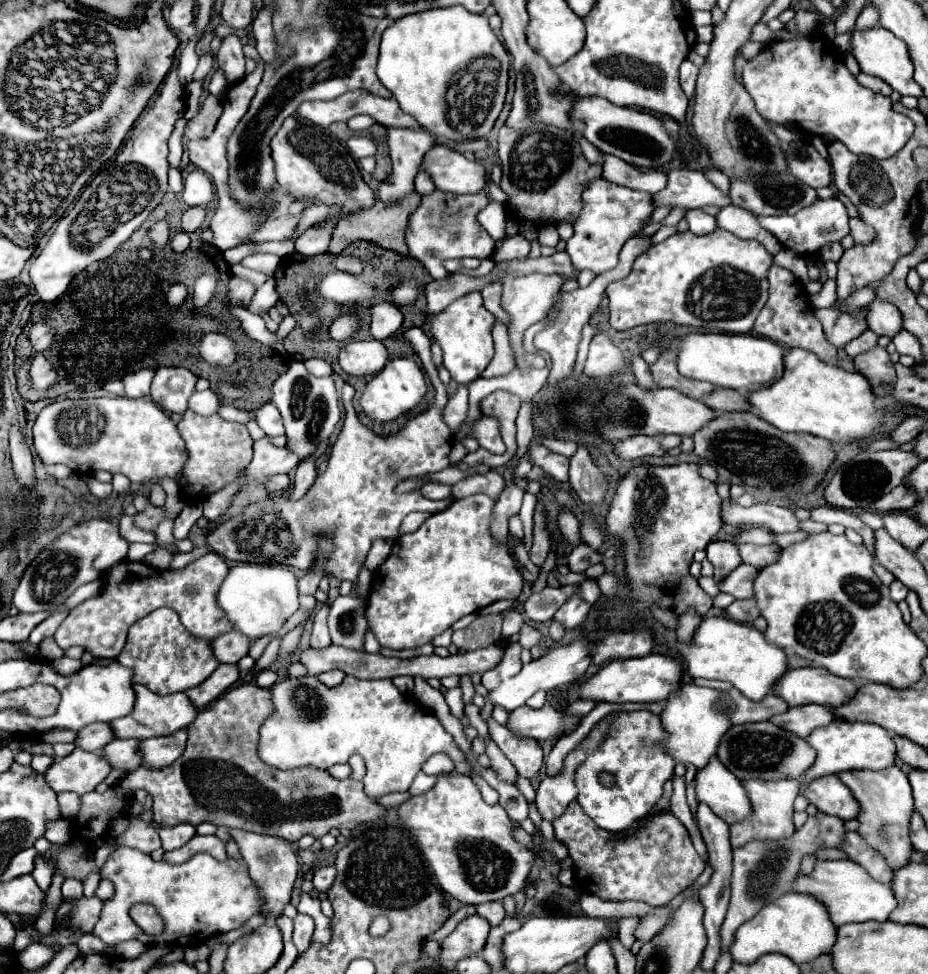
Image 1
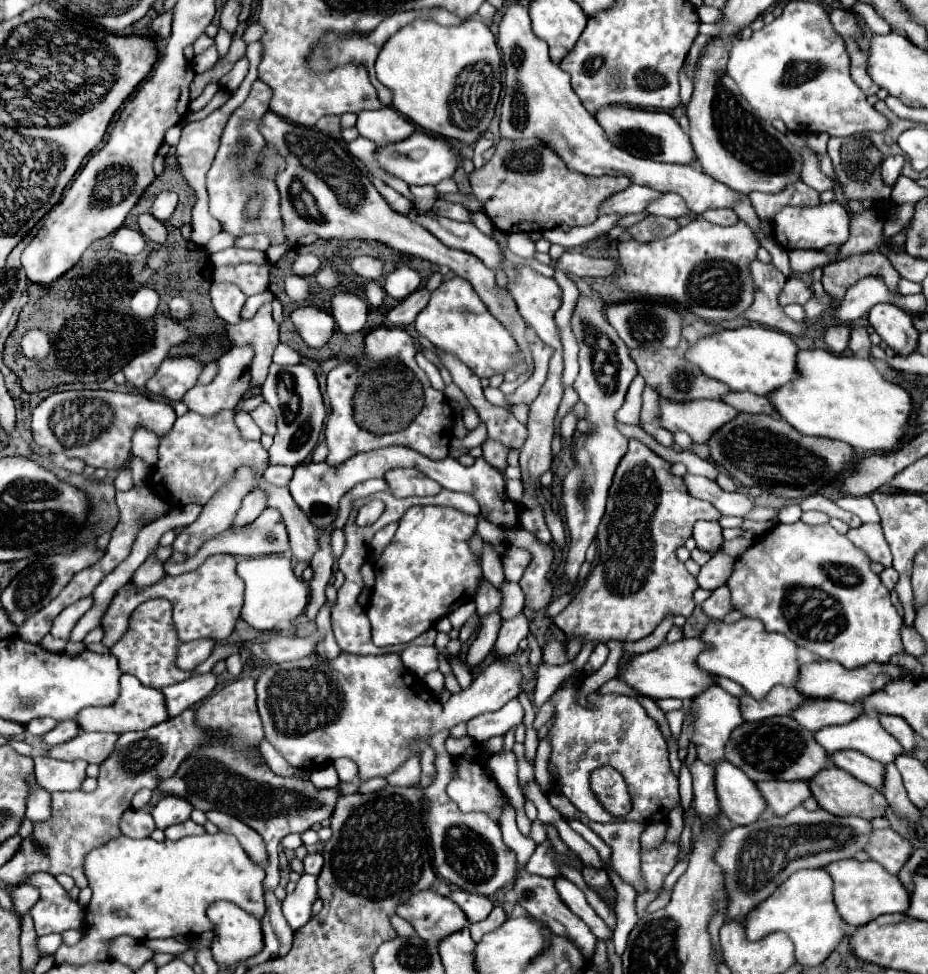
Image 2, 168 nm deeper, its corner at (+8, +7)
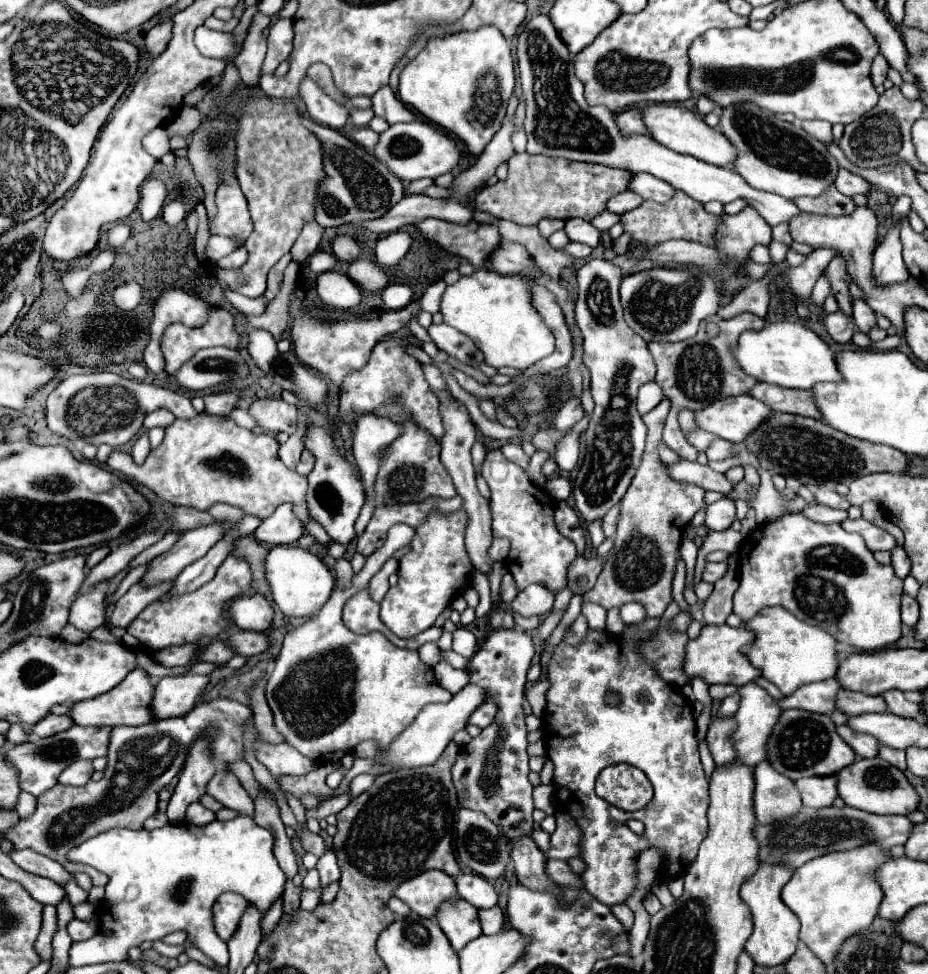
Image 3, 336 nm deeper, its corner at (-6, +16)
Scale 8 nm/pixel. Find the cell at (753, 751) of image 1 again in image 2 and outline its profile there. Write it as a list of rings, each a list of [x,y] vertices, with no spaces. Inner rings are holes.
[[[787,715],[769,717],[755,723],[747,721],[741,727],[737,727],[727,741],[725,759],[737,765],[741,771],[745,771],[747,777],[751,777],[753,781],[809,781],[817,771],[821,771],[827,765],[827,755],[815,743],[813,733],[803,729],[797,721],[793,721]]]

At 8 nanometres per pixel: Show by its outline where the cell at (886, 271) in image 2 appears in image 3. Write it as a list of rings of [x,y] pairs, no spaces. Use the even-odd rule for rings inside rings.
[[[835,256],[823,274],[827,276],[827,280],[831,284],[831,292],[833,292],[835,300],[839,302],[841,312],[851,316],[851,294],[849,294],[849,276],[845,270],[845,258]]]

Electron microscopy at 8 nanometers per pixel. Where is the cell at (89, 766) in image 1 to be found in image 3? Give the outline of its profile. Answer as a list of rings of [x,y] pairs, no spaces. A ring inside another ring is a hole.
[[[77,760],[75,764],[67,766],[61,776],[59,776],[59,784],[65,784],[65,786],[83,786],[89,782],[93,774],[93,766],[89,760]]]

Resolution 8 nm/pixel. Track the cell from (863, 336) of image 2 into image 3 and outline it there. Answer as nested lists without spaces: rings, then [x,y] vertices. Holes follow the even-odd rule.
[[[855,298],[853,300],[853,320],[861,332],[869,332],[875,326],[875,312],[867,306],[867,302]]]

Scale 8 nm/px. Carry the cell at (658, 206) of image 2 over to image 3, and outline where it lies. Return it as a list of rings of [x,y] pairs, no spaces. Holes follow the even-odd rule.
[[[635,174],[631,178],[631,184],[627,186],[627,190],[639,194],[643,200],[653,200],[653,202],[667,202],[673,196],[673,188],[671,184],[667,184],[665,180],[659,180],[651,174]]]

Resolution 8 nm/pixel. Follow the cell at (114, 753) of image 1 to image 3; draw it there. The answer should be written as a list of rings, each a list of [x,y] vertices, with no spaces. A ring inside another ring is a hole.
[[[71,726],[65,732],[53,734],[49,738],[29,738],[23,744],[7,746],[3,752],[3,758],[17,768],[19,772],[19,788],[39,796],[51,786],[57,784],[59,774],[73,762],[79,760],[95,760],[99,756],[107,756],[107,746],[109,746],[109,730],[111,728],[83,728],[83,726]]]

